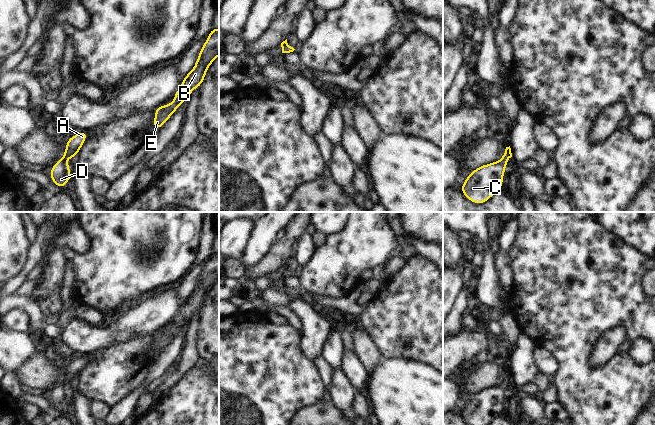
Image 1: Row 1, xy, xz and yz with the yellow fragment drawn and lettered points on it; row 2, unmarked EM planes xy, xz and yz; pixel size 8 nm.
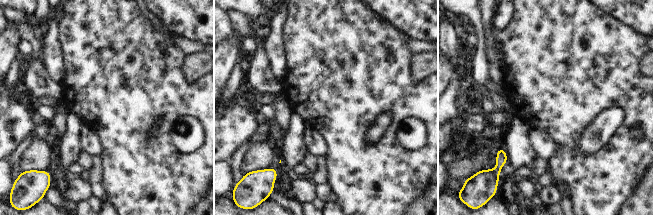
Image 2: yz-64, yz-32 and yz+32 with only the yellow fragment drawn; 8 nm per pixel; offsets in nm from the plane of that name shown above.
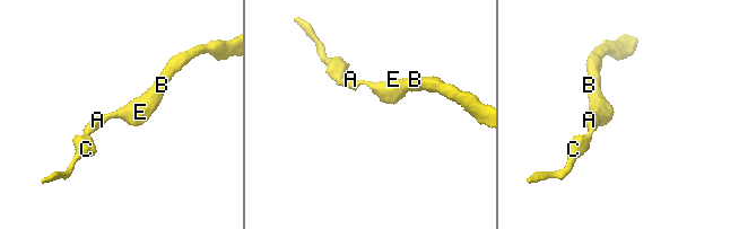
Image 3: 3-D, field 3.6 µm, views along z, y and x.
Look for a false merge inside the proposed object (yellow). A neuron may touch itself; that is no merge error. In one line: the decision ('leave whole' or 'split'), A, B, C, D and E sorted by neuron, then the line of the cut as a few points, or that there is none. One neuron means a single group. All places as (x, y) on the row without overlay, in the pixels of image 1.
leave whole; groups A B C D E; cut none

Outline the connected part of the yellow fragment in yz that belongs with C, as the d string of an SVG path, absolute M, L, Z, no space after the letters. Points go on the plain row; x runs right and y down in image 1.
M509 370L506 371L500 384L484 388L471 395L460 410L464 421L470 425L488 425L494 418L498 417L503 410L503 400L511 381Z

